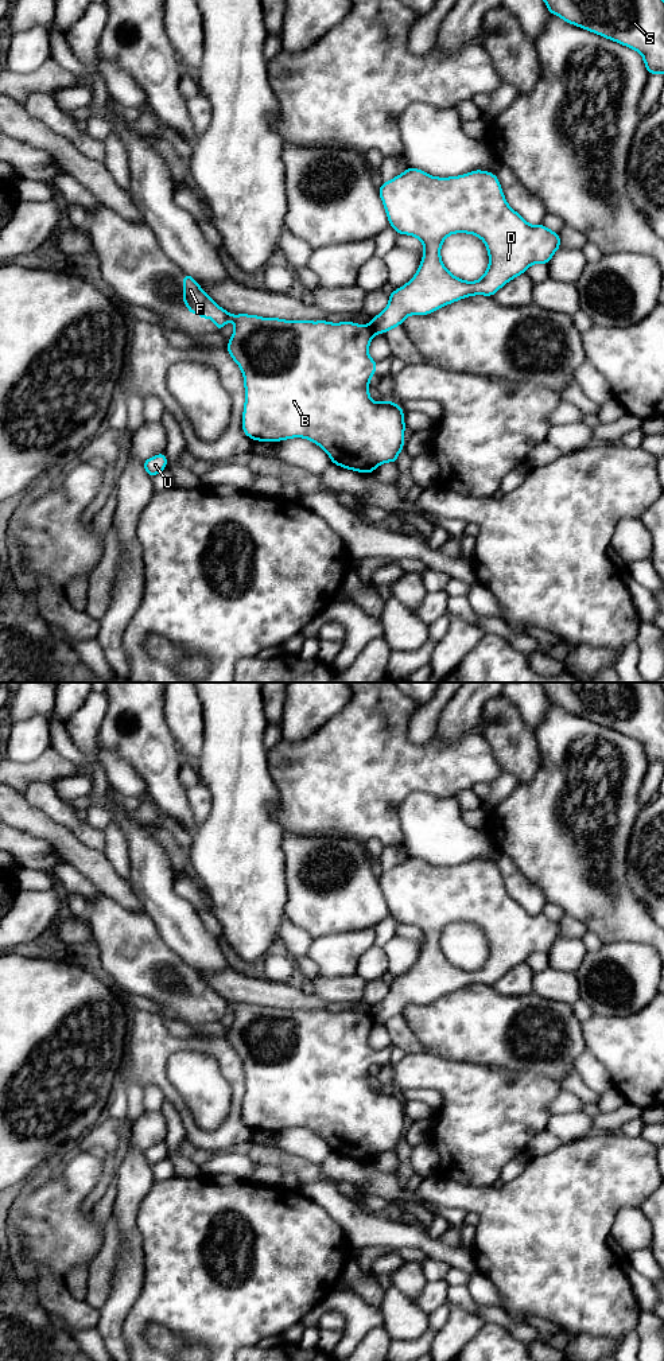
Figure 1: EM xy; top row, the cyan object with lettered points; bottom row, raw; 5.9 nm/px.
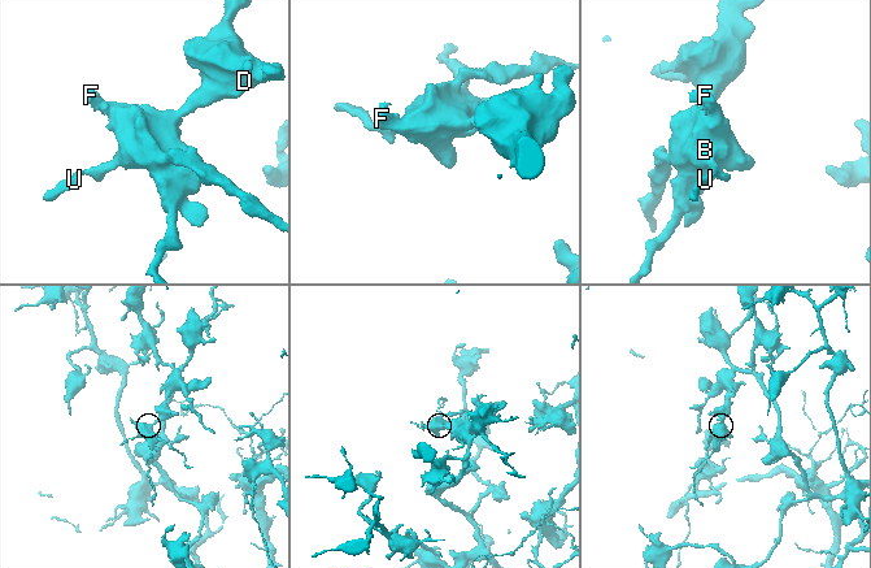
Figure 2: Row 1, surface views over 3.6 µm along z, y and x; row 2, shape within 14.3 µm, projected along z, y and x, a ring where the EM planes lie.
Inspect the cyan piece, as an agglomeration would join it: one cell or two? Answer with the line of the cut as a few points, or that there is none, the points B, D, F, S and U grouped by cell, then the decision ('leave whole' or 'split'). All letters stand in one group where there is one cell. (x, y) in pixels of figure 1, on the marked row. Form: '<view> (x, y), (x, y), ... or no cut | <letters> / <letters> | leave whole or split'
xy (371, 325), (375, 333) | B F U / D S | split

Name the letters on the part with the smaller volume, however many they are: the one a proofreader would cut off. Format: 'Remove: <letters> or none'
Remove: B, F, U

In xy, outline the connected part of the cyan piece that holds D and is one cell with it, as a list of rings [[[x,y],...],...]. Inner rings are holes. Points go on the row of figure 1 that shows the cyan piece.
[[[408,167],[378,188],[388,221],[397,234],[415,236],[424,245],[416,275],[389,295],[385,310],[370,318],[374,334],[401,326],[408,315],[427,315],[443,306],[473,295],[493,296],[509,280],[525,273],[532,264],[548,264],[560,248],[560,237],[543,223],[532,226],[505,201],[496,174],[475,170],[459,176],[436,178]],[[454,233],[478,236],[486,245],[489,267],[477,281],[453,276],[443,265],[440,246]]]

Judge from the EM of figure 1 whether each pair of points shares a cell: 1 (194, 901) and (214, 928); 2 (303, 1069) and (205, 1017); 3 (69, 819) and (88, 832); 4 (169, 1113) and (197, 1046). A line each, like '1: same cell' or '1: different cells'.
1: same cell
2: same cell
3: same cell
4: different cells

